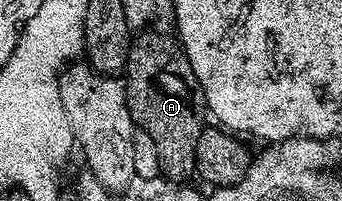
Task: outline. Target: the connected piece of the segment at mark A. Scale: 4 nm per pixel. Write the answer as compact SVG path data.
M158 30L139 31L130 41L124 69L126 101L134 127L144 130L156 145L161 175L186 182L198 167L196 142L208 120L206 99L181 43L171 33L170 37L166 32L154 31Z

